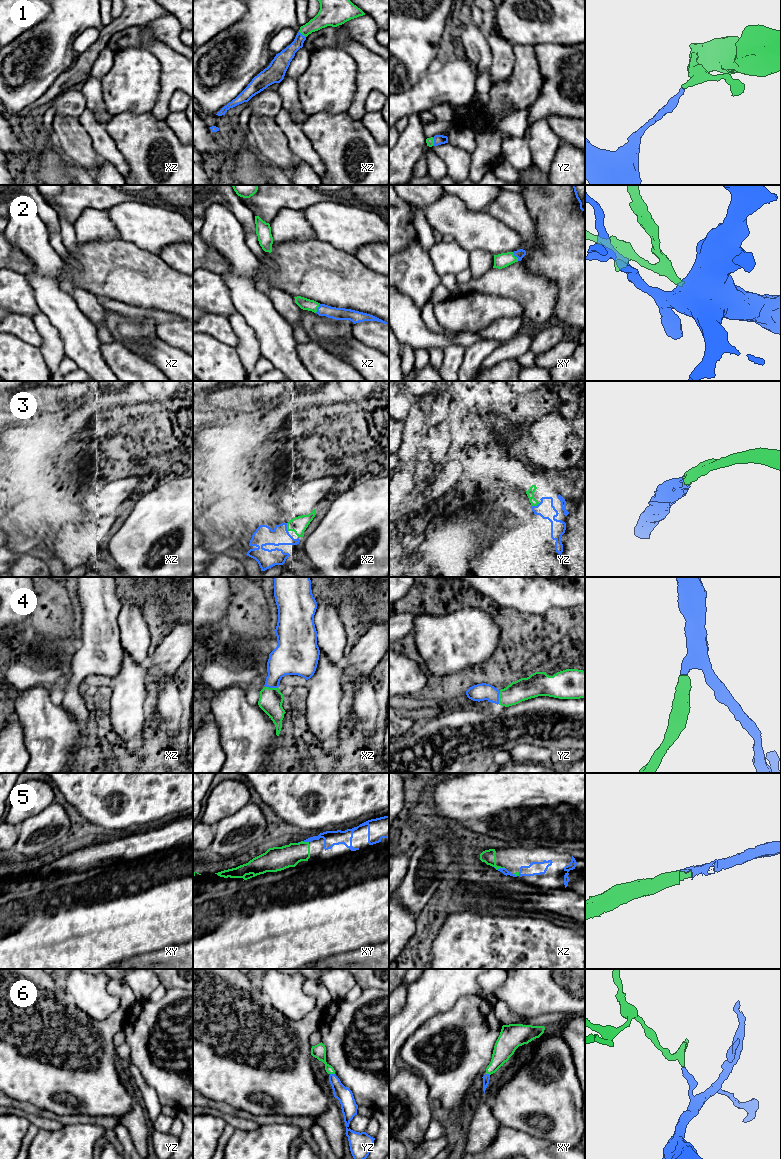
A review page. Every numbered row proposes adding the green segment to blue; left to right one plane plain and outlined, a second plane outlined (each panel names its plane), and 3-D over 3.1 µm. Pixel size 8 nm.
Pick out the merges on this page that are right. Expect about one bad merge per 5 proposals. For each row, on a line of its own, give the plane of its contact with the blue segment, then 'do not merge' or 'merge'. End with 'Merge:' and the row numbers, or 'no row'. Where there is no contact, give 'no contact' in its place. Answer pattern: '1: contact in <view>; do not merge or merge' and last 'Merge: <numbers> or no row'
1: contact in yz; merge
2: contact in xy; merge
3: contact in xz; merge
4: contact in yz; merge
5: contact in xz; merge
6: contact in yz; merge
Merge: 1, 2, 3, 4, 5, 6

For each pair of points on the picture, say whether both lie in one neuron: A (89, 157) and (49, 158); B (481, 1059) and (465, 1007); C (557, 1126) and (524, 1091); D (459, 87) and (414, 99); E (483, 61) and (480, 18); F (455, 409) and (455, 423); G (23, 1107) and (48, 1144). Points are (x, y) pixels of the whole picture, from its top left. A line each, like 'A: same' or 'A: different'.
A: different
B: same
C: same
D: same
E: different
F: same
G: different

